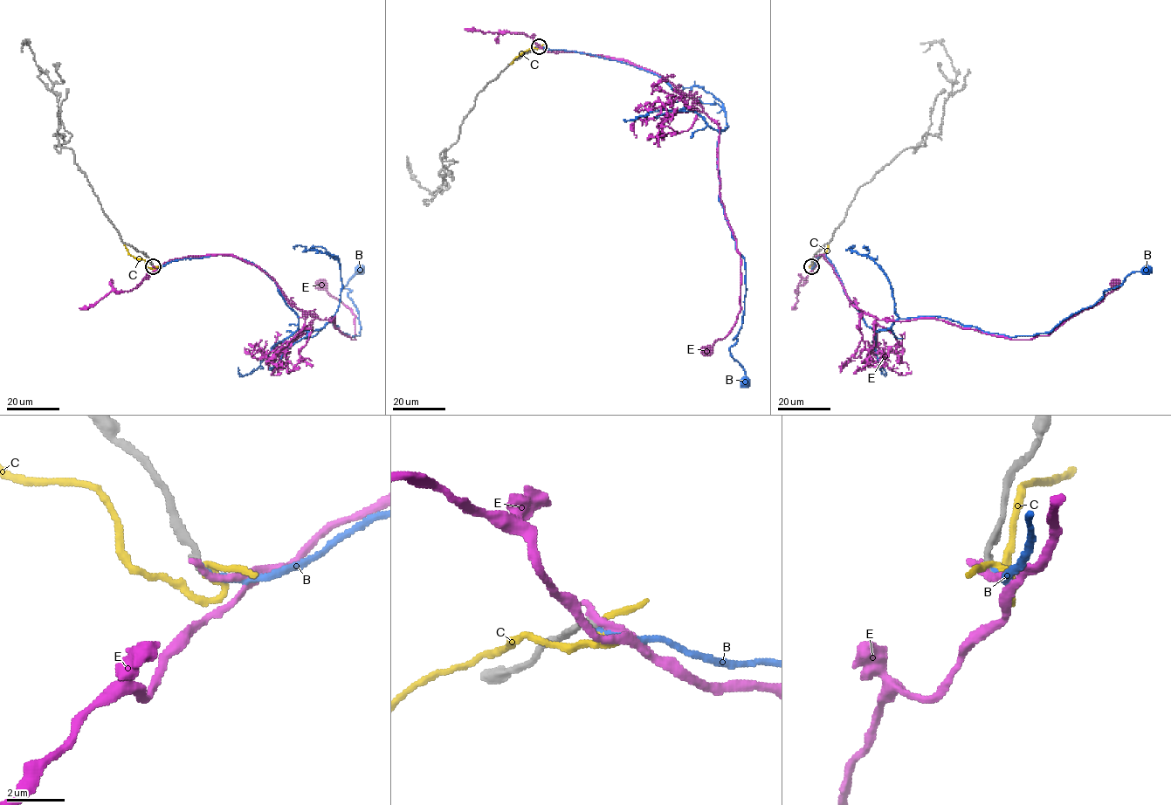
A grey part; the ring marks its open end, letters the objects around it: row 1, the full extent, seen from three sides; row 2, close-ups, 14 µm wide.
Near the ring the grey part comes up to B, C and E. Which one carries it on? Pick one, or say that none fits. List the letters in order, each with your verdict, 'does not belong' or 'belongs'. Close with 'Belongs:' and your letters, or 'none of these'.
B: belongs
C: does not belong
E: does not belong
Belongs: B

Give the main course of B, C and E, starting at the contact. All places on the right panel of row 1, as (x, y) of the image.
B: (811, 266), (820, 255), (829, 259), (874, 331), (899, 318), (940, 316), (1008, 336), (1050, 333), (1146, 270)
C: (811, 266), (812, 269), (814, 259), (826, 251), (829, 244)
E: (810, 266), (823, 254), (848, 299), (878, 319), (934, 318), (1016, 339), (1049, 335), (1100, 302), (1114, 282)

